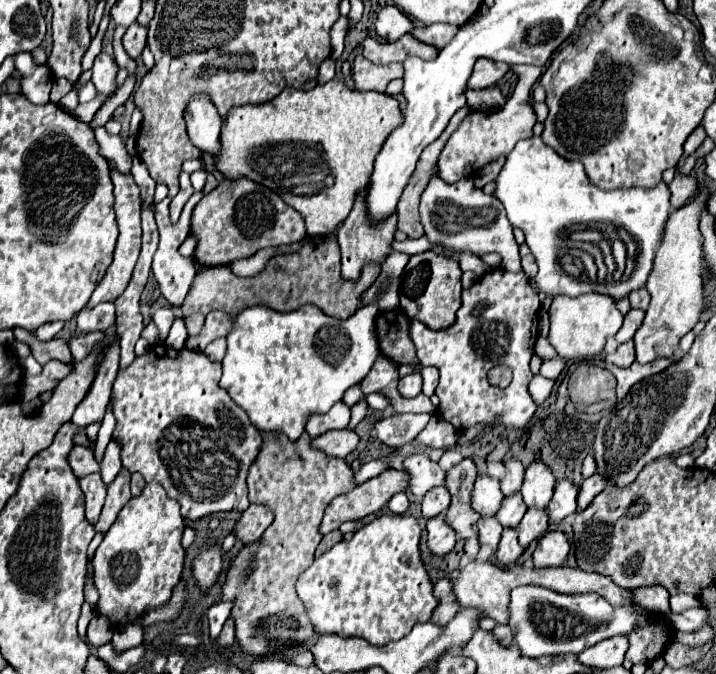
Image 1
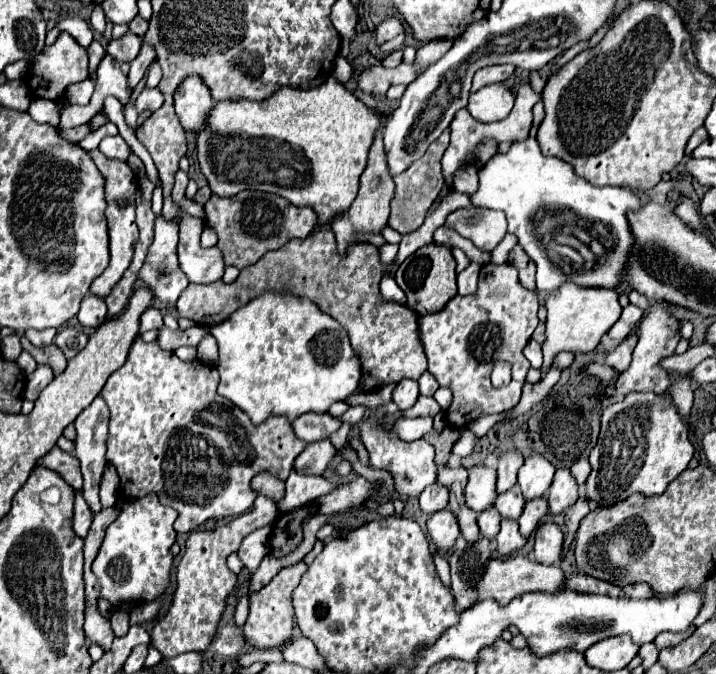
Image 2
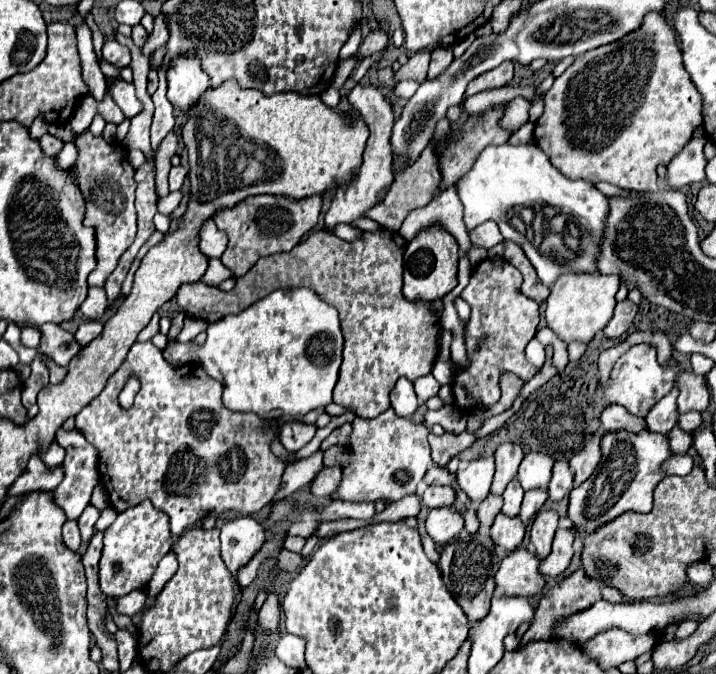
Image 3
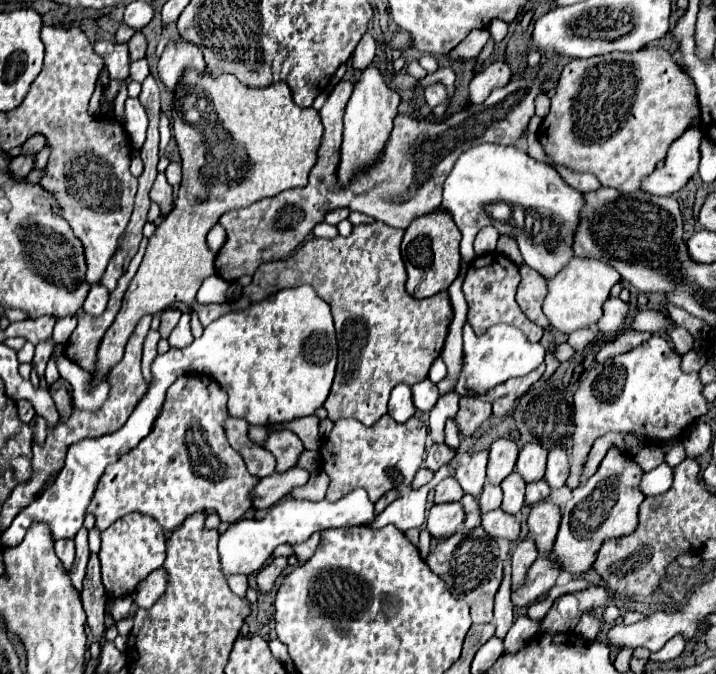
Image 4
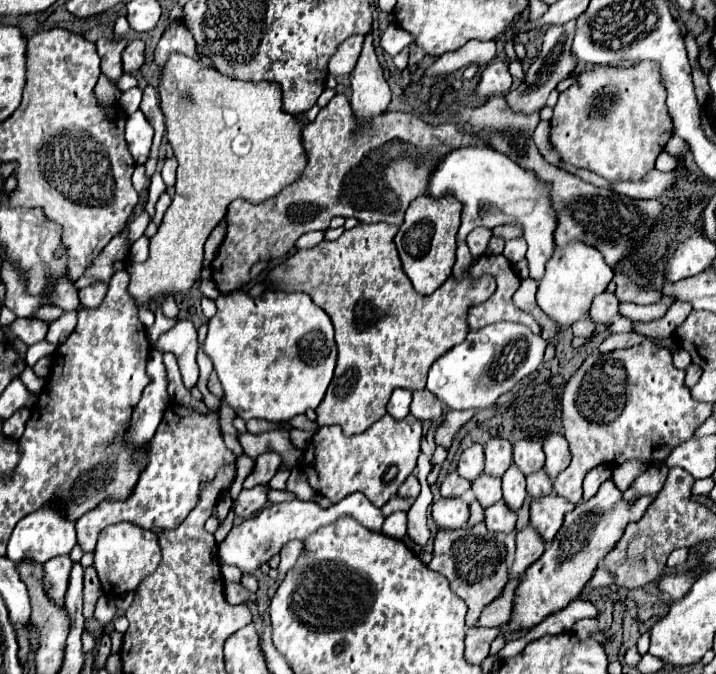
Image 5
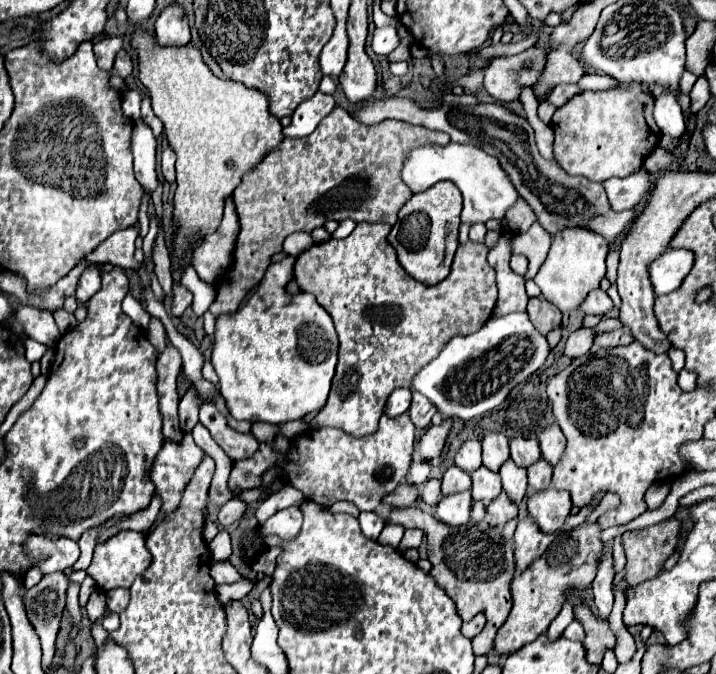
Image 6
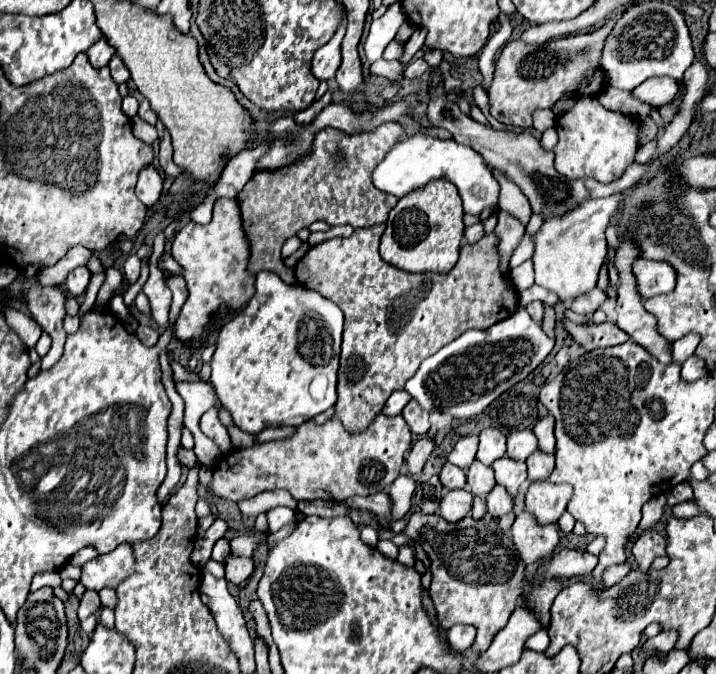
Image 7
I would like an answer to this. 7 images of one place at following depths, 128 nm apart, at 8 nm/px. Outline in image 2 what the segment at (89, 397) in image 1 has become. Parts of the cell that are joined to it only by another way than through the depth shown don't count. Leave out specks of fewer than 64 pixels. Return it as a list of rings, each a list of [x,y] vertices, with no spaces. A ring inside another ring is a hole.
[[[102,394],[96,396],[96,400],[74,420],[78,438],[76,438],[76,450],[74,454],[78,460],[82,460],[82,476],[84,476],[84,496],[88,498],[88,504],[92,504],[92,512],[98,512],[102,508],[98,500],[98,484],[106,466],[106,440],[108,440],[108,420],[110,410],[102,398]]]

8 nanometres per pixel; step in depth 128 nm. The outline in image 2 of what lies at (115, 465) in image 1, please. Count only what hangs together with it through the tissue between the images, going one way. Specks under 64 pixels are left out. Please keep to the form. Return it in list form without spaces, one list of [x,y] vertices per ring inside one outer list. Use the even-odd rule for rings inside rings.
[[[108,464],[104,468],[104,476],[102,476],[102,486],[100,486],[100,498],[106,500],[104,506],[112,506],[116,502],[116,494],[118,494],[118,476],[116,476],[116,468],[112,464]]]

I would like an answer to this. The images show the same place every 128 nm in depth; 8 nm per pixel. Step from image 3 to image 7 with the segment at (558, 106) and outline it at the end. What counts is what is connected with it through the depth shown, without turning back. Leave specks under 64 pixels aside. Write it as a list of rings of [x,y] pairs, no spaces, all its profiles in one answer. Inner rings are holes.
[[[582,96],[556,120],[558,144],[554,146],[556,170],[566,178],[594,178],[612,182],[634,164],[640,148],[640,120],[636,116],[604,108],[596,96]]]

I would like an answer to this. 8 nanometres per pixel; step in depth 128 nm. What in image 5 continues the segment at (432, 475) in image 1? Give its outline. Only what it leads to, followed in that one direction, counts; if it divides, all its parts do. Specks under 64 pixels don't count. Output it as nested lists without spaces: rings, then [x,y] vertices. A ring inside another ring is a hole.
[[[390,414],[382,416],[376,424],[372,424],[366,432],[344,436],[338,424],[322,426],[306,454],[314,456],[312,464],[304,460],[302,470],[308,474],[308,482],[320,494],[324,494],[330,502],[340,502],[344,496],[352,492],[364,492],[374,506],[382,506],[388,498],[392,498],[402,482],[416,468],[416,460],[420,456],[422,442],[422,422],[408,414],[404,420],[396,422]]]

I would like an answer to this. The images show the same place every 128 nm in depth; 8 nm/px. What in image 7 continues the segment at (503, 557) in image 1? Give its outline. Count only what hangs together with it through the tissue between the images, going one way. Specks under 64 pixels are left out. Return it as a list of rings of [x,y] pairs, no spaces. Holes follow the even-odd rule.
[[[496,486],[496,488],[488,494],[486,502],[488,502],[488,516],[492,516],[492,518],[496,518],[496,520],[498,520],[500,516],[512,512],[512,508],[514,508],[514,500],[512,500],[512,496],[508,496],[508,492],[506,492],[504,486]]]

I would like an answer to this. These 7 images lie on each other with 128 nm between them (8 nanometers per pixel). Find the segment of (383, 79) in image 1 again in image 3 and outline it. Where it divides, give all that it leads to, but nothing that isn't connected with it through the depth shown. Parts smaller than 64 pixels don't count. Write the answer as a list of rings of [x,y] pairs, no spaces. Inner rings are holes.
[[[430,50],[414,52],[410,60],[398,72],[394,72],[394,82],[402,82],[402,80],[424,82],[428,74],[428,64],[430,64]]]

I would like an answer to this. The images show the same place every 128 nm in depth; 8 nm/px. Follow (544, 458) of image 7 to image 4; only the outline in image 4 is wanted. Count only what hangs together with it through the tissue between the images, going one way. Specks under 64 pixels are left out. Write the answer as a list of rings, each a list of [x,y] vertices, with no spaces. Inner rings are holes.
[[[540,480],[540,482],[532,482],[526,486],[526,504],[528,506],[534,506],[542,500],[546,500],[550,496],[550,488],[546,484],[546,480]]]

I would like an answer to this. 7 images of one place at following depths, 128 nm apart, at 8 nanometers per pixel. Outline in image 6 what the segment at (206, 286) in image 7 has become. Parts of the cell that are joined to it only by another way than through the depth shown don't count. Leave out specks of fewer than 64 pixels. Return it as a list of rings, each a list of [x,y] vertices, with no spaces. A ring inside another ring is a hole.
[[[228,198],[220,228],[214,234],[206,236],[192,254],[192,266],[196,268],[200,280],[214,284],[222,276],[224,268],[230,264],[232,244],[236,242],[236,228],[240,228],[236,224],[236,210]]]

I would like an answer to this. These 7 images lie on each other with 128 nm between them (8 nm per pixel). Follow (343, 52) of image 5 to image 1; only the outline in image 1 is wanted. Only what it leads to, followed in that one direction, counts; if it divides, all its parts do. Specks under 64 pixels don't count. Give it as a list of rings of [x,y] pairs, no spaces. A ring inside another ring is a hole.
[[[384,6],[376,16],[376,32],[384,40],[398,40],[400,36],[412,32],[416,24],[398,8],[398,6]]]

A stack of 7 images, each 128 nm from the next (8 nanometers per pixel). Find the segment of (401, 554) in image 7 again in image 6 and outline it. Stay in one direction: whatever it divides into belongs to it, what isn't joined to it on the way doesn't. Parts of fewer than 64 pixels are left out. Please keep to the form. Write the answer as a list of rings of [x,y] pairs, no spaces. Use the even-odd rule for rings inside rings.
[[[408,528],[404,532],[404,538],[398,546],[398,550],[406,550],[406,548],[418,548],[422,544],[422,538],[424,538],[424,532],[420,528]]]

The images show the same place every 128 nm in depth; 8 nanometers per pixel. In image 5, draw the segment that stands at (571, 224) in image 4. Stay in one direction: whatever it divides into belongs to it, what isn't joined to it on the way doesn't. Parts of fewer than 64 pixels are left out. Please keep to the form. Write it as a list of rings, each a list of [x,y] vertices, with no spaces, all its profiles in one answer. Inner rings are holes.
[[[466,146],[450,152],[440,168],[434,170],[430,178],[430,194],[434,198],[454,196],[462,204],[462,226],[458,230],[458,240],[466,242],[468,234],[478,226],[496,228],[498,224],[520,224],[524,226],[524,238],[528,240],[528,268],[530,278],[540,280],[546,270],[546,262],[552,258],[556,248],[554,230],[558,224],[558,214],[552,204],[552,184],[544,182],[522,168],[506,154],[490,146]]]

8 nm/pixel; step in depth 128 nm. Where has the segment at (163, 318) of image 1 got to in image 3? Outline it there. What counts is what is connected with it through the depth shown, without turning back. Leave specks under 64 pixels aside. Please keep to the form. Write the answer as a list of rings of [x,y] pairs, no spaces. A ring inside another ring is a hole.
[[[155,313],[154,317],[156,318],[152,318],[152,320],[148,322],[148,326],[146,326],[146,328],[140,332],[140,336],[138,336],[138,340],[140,340],[140,342],[150,340],[150,338],[152,338],[152,336],[154,336],[154,334],[160,330],[160,328],[158,328],[158,320],[160,320],[161,317],[158,313]]]

